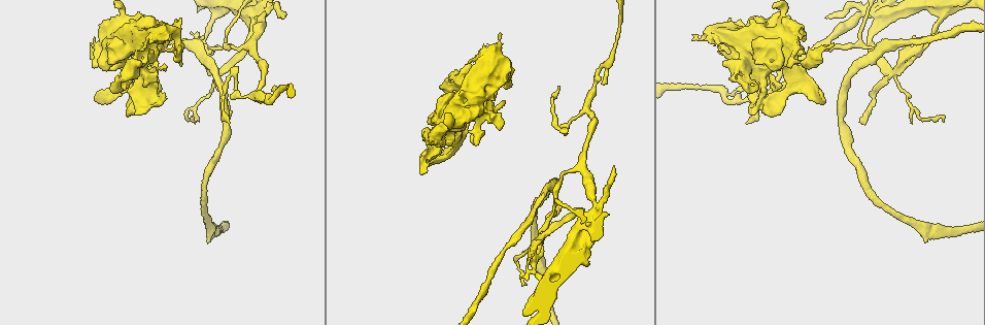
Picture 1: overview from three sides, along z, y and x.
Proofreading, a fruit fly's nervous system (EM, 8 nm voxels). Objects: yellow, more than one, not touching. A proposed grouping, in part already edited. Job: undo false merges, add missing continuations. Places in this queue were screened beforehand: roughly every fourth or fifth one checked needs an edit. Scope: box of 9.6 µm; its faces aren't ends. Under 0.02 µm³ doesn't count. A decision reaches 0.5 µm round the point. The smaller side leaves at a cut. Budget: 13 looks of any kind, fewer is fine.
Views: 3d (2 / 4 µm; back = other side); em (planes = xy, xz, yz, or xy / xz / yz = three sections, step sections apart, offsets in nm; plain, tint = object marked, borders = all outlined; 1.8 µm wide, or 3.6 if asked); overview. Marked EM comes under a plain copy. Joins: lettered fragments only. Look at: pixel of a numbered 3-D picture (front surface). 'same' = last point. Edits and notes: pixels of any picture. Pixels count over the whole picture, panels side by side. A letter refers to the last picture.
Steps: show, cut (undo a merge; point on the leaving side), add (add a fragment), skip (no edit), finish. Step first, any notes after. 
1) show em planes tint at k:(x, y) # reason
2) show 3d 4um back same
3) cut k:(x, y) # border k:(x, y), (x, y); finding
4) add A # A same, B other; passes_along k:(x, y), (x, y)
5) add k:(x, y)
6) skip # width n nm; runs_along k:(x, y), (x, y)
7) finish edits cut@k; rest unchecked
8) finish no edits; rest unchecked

show em planes borders at 1:(824, 100)

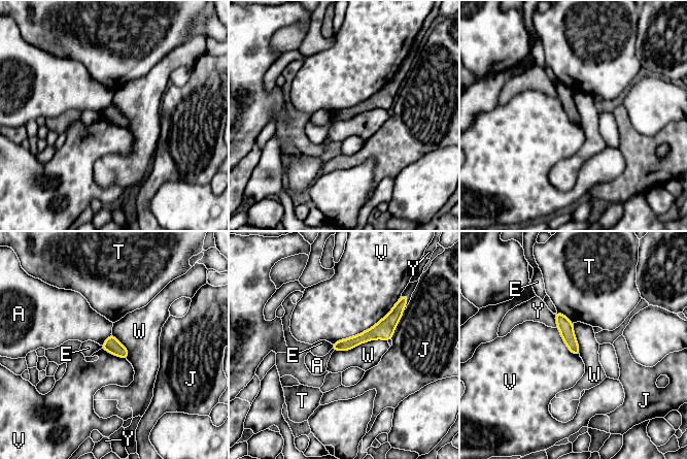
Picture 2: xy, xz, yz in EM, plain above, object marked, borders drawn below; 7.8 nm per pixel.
skip # longest_contact V 600 nm; A other, E other, J other, T other, V other, W other, Y other; no lettered fragment goes on from it

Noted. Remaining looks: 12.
show 3d 2um at 1:(751, 112) # an open end

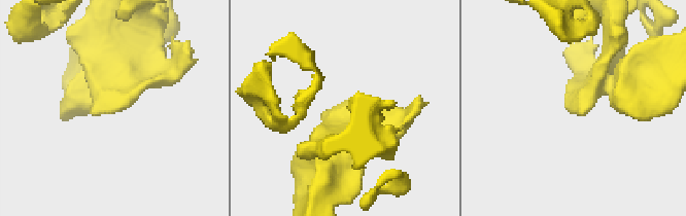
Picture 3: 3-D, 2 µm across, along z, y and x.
show em planes borders at 3:(108, 110) # need the tissue

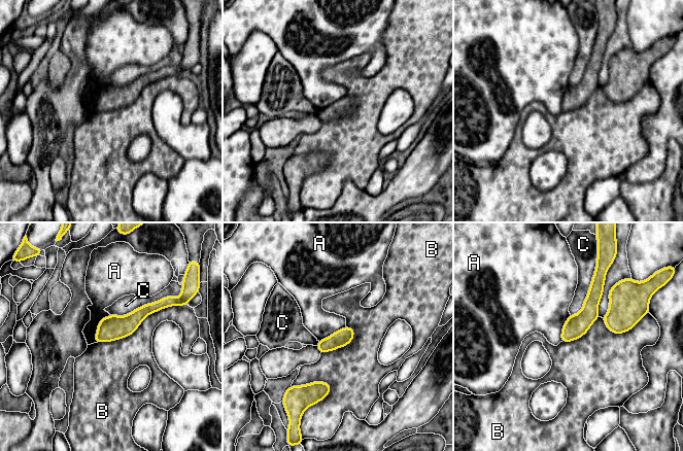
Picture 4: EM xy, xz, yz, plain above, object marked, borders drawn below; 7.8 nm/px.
skip # A other, B other, C other; border 4:(171, 305), (131, 334), (97, 343); none of them fits

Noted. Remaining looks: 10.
show 3d 4um at 1:(509, 86) # branch stops here

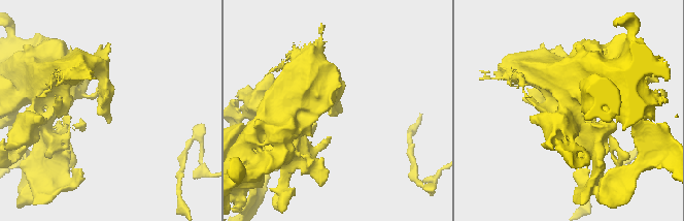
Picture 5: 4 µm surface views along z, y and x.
show em xz step 8 tint at 5:(338, 111) # now the EM

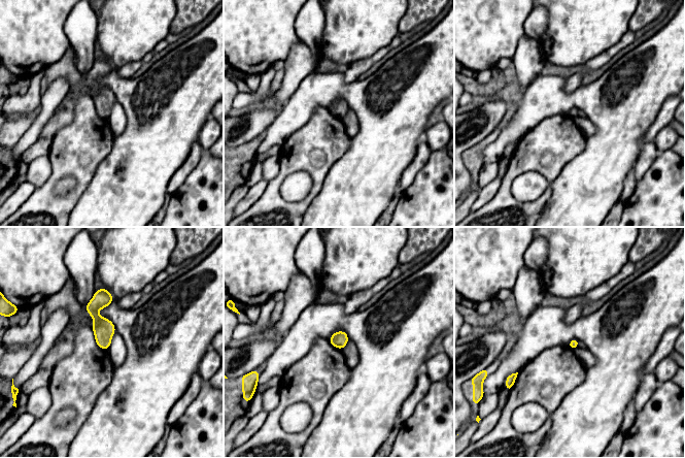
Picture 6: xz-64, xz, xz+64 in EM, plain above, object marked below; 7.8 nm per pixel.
show em planes borders same # another direction

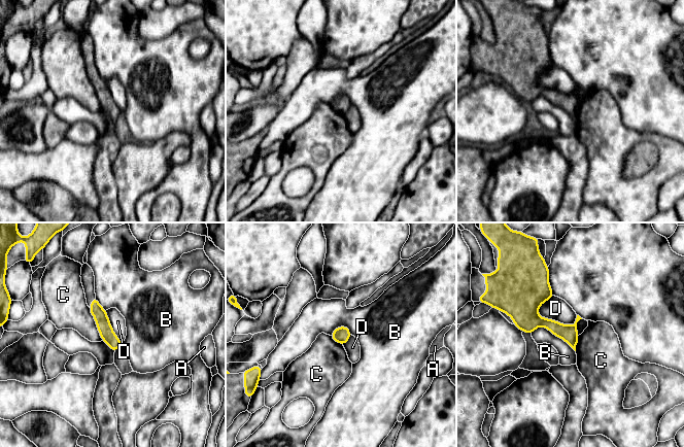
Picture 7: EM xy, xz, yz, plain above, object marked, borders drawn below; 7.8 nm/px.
skip # A other, B other, C other, D other; runs_along 7:(514, 316), (549, 323), (574, 344); none of them fits

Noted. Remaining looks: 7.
show 3d 4um at 1:(577, 231) # small branch off a trunk

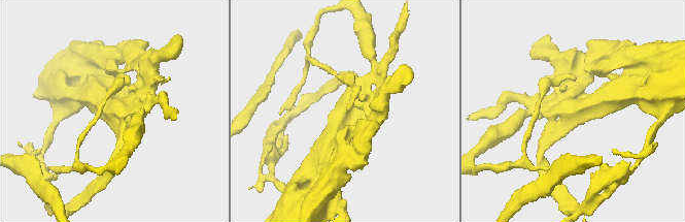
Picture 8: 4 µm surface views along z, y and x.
show em planes tint at 8:(576, 107) # need the tissue

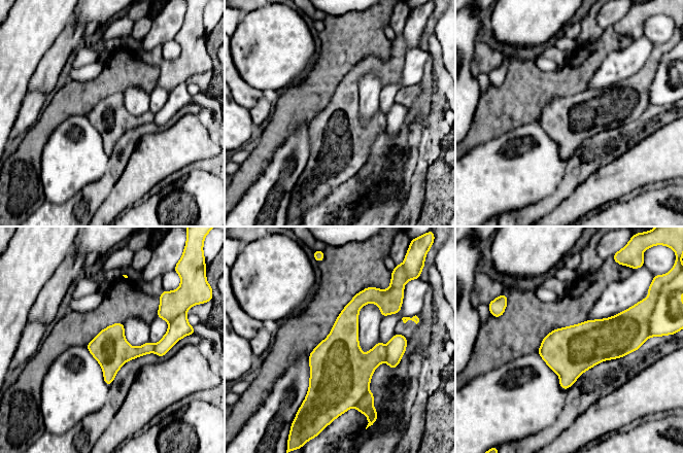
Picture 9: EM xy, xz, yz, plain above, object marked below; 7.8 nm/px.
show em planes borders same # see the neighbours

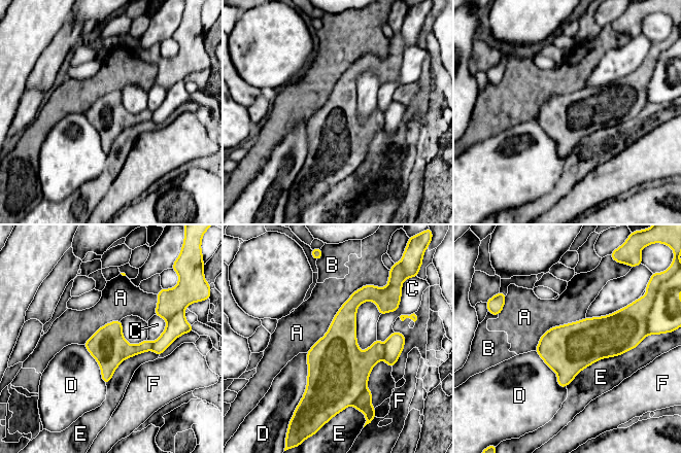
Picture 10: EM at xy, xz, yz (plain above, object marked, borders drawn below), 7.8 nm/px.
skip # A other, B other, C other, D other, E other, F other; border 10:(385, 286), (356, 289), (306, 352); continuous, no second neuron

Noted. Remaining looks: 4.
show em 3.6um xz step 16 borders at 1:(943, 10) # a fork

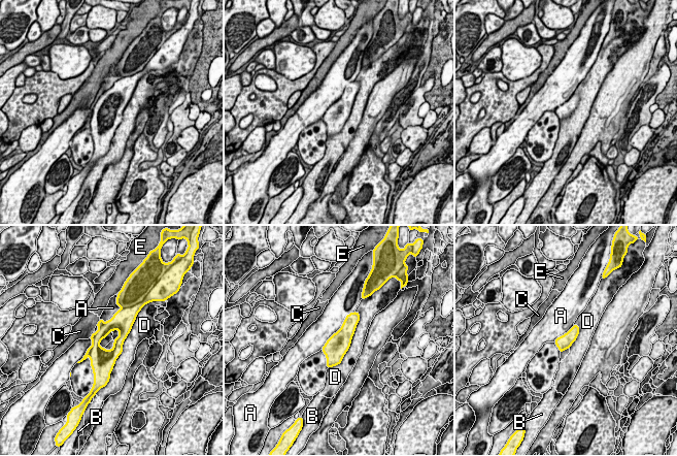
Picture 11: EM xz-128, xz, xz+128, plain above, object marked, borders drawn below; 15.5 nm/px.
show em 3.6um planes borders same # another direction

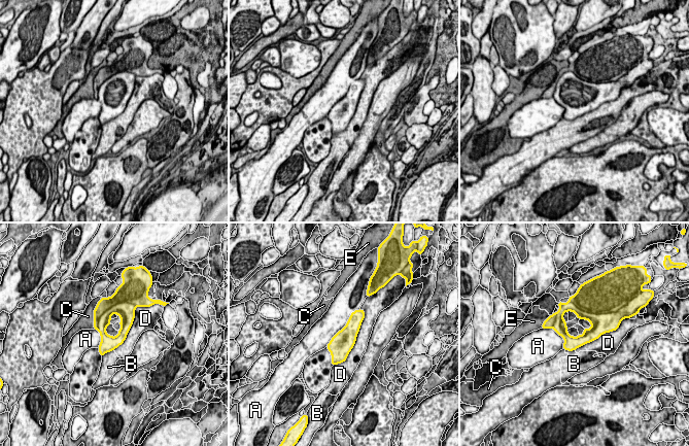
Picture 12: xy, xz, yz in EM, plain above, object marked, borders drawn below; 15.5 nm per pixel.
skip # A other, B other, C other, D other, E other; all the same neuron

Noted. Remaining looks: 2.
finish no edits; rest unchecked

